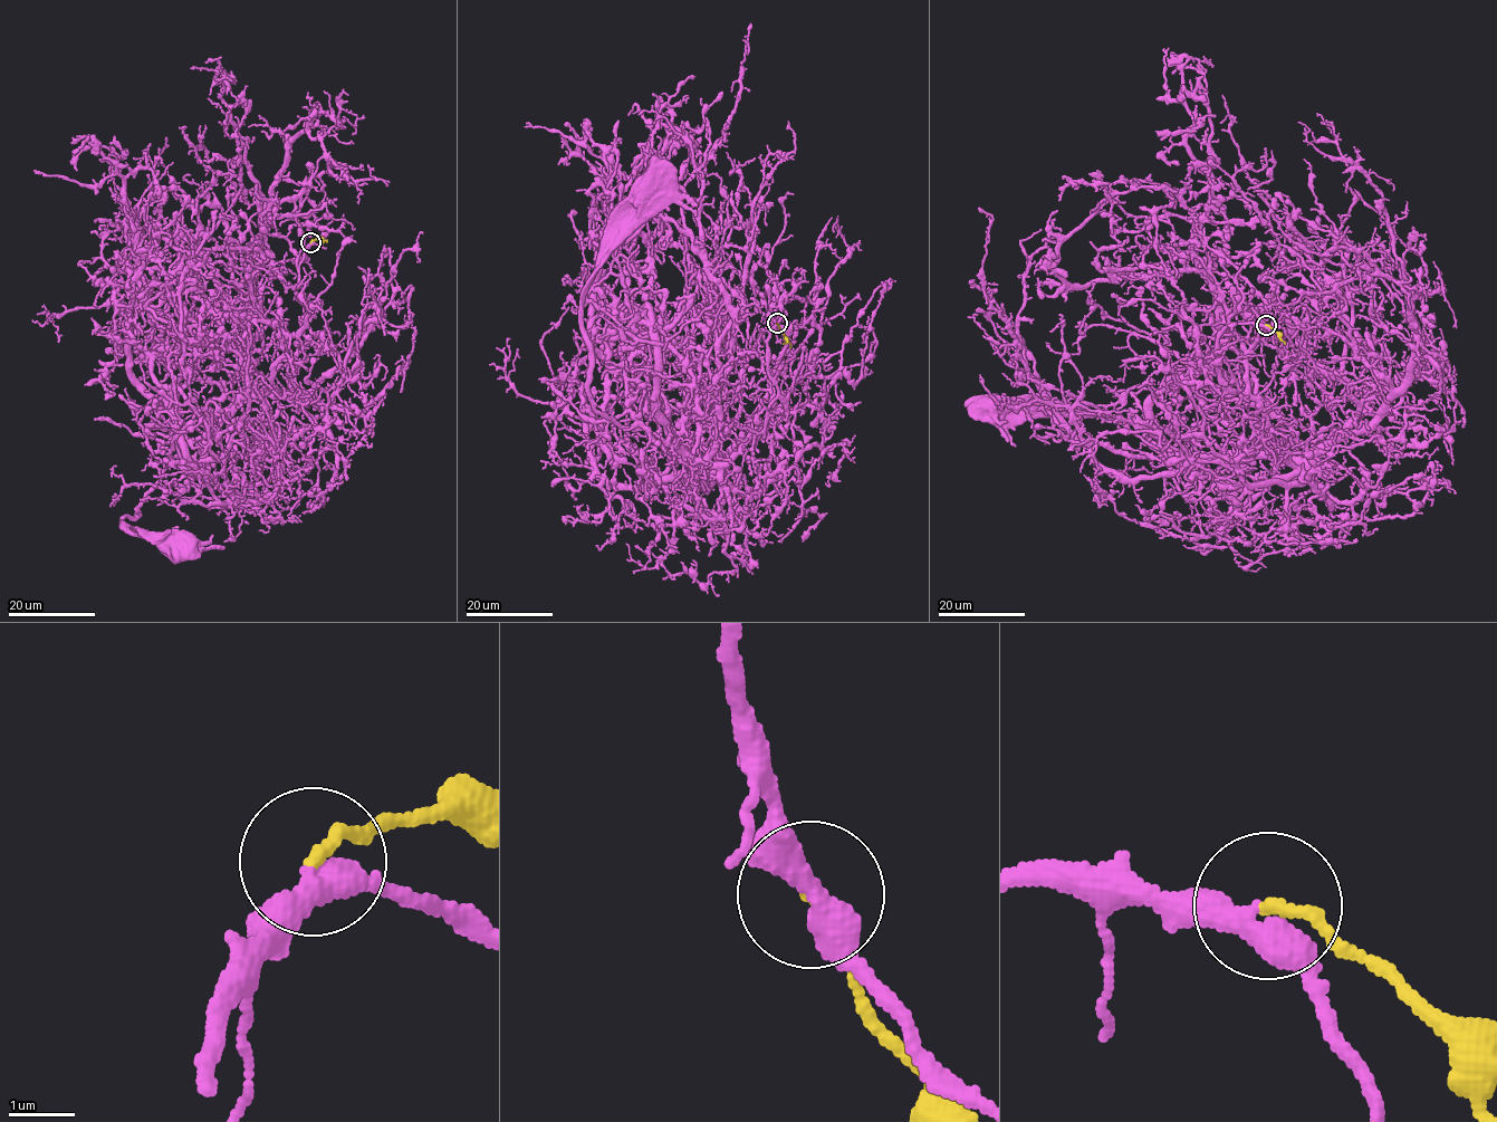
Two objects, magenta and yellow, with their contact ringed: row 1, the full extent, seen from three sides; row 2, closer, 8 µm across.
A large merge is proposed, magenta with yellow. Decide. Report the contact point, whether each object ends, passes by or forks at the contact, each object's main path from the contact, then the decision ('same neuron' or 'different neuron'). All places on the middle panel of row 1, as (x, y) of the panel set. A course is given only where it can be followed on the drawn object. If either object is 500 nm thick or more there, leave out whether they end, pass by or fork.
(777, 323) | magenta passes by | yellow ends | magenta via (777, 323), (767, 294), (775, 303), (770, 324), (702, 459), (595, 410), (582, 291), (652, 175) | yellow via (777, 323), (789, 347) | same neuron

